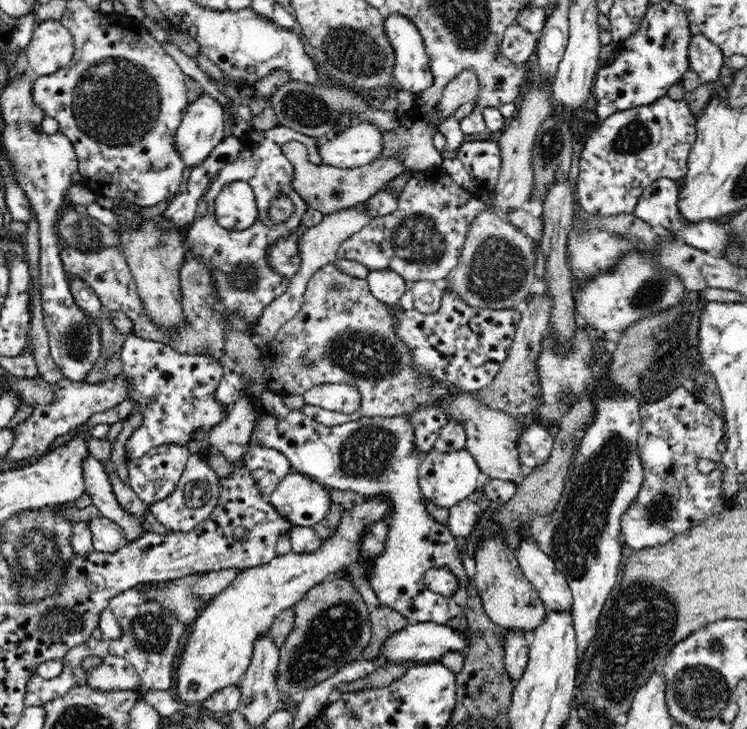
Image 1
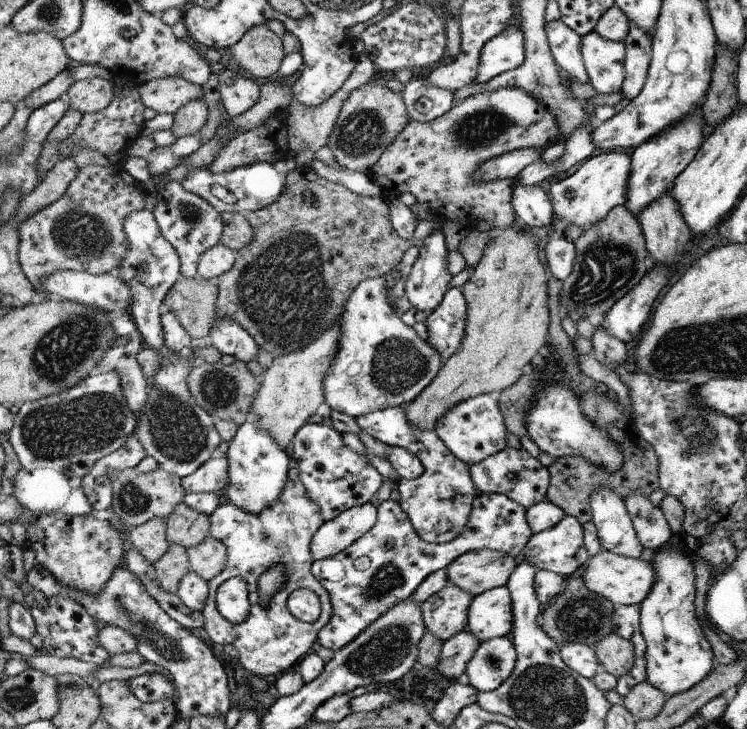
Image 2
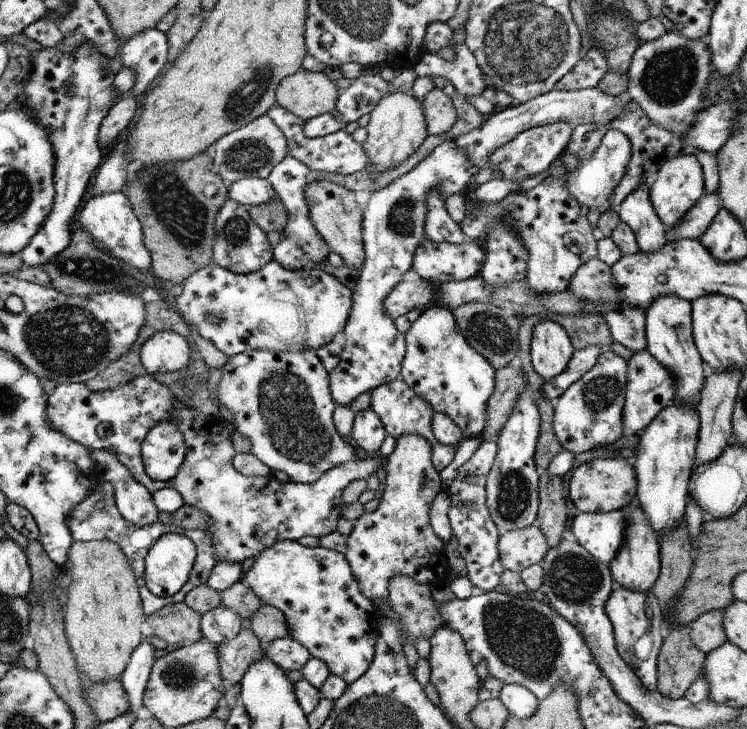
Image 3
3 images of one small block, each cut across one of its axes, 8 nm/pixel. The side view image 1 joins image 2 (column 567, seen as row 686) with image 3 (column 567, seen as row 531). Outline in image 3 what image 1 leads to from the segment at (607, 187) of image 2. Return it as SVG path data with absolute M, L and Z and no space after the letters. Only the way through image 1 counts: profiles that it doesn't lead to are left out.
M544 320L534 326L530 344L531 362L543 380L552 380L562 374L574 351L570 337L558 322Z

